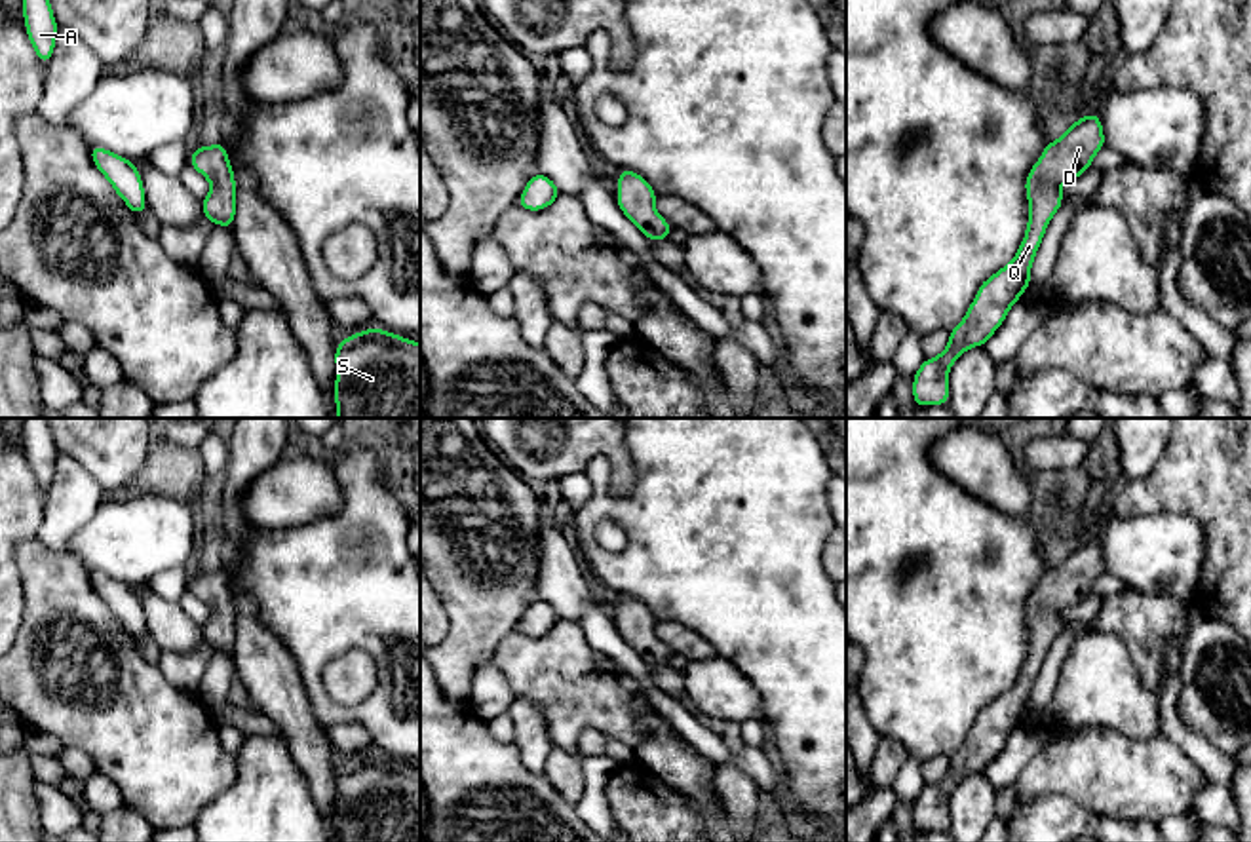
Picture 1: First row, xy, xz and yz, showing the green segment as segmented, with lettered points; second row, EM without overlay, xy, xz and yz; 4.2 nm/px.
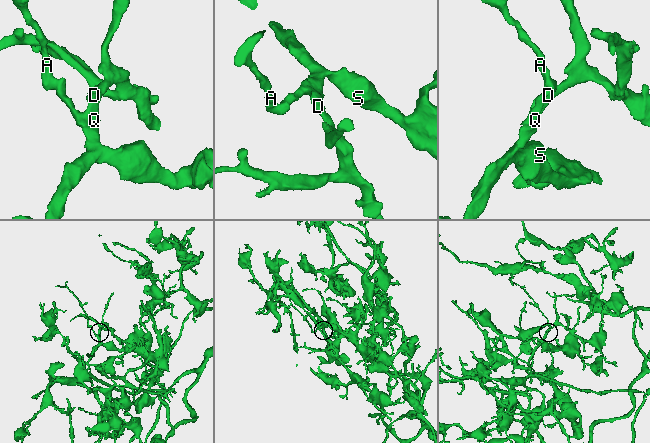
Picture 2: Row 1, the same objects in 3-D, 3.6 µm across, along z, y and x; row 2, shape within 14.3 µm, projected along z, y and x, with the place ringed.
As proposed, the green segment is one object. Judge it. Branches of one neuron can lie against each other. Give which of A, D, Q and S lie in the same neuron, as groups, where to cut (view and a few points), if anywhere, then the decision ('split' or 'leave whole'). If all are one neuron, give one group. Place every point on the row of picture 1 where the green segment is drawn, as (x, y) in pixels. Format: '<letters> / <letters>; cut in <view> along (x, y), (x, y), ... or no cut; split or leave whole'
A D Q S; no cut; leave whole

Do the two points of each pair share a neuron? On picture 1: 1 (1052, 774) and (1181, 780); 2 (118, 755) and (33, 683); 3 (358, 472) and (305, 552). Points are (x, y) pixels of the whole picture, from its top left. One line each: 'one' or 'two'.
1: one
2: one
3: one

